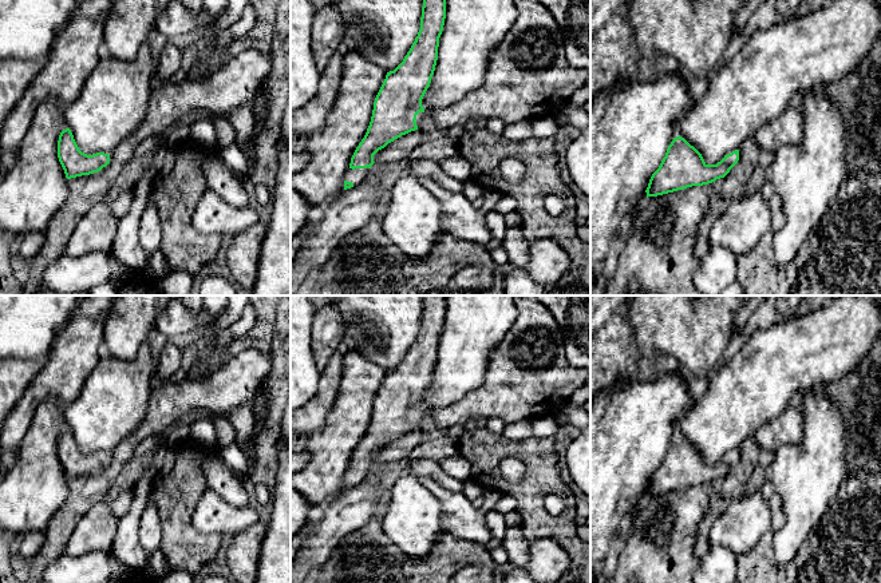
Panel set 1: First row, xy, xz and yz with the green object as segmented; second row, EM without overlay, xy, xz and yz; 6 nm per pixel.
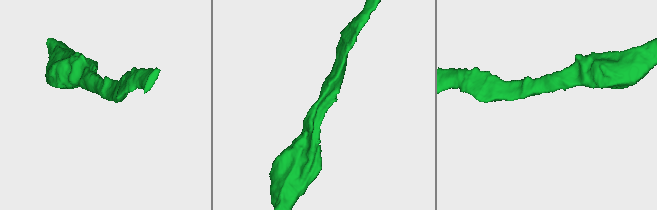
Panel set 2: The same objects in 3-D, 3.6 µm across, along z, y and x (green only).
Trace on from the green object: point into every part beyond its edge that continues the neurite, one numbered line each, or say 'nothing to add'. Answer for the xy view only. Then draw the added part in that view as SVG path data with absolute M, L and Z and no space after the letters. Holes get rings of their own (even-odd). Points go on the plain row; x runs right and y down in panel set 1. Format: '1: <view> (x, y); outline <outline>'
nothing to add

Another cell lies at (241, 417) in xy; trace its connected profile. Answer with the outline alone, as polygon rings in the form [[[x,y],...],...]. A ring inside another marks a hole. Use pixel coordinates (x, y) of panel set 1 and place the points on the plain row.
[[[242,402],[228,411],[226,420],[237,432],[236,443],[244,445],[252,440],[254,433],[254,416],[250,408]]]

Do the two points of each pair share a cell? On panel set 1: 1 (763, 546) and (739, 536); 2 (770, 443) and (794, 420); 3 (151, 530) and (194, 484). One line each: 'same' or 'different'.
1: different
2: same
3: different

